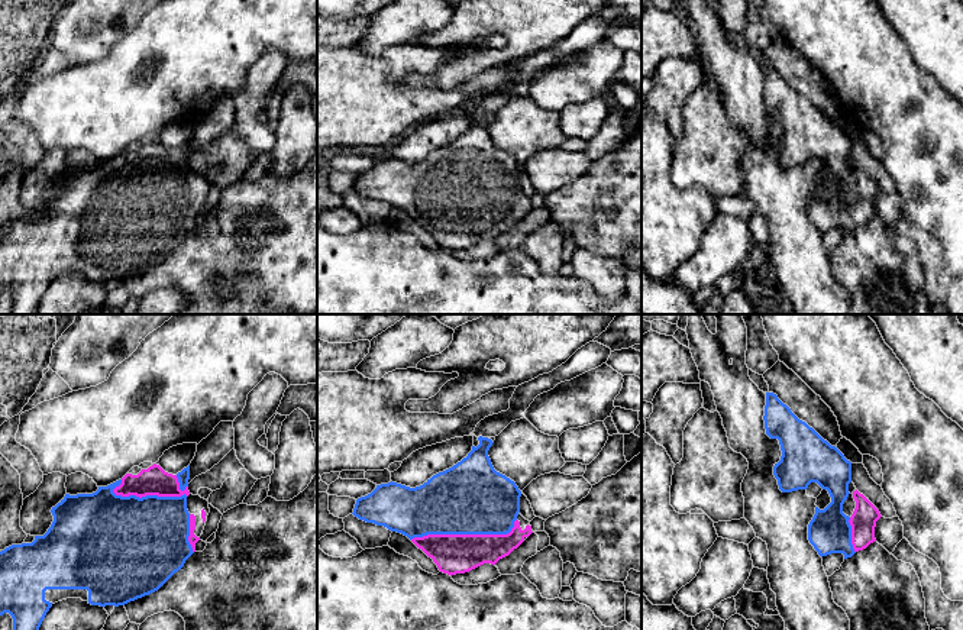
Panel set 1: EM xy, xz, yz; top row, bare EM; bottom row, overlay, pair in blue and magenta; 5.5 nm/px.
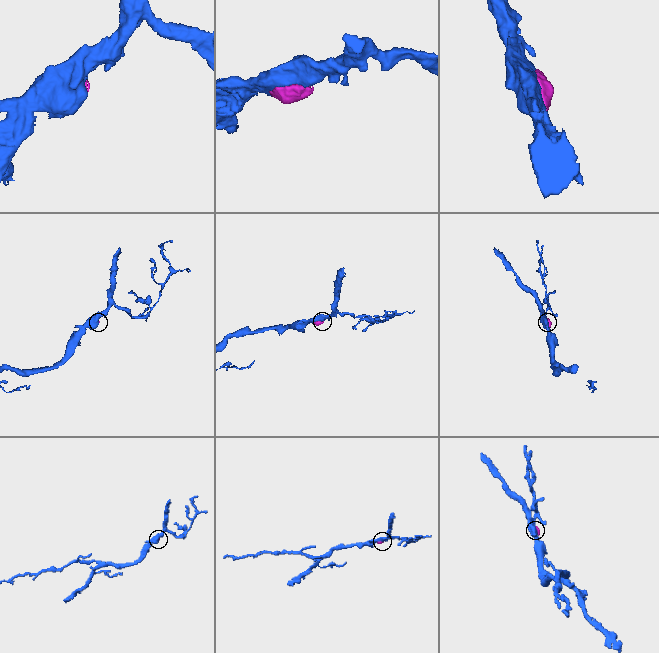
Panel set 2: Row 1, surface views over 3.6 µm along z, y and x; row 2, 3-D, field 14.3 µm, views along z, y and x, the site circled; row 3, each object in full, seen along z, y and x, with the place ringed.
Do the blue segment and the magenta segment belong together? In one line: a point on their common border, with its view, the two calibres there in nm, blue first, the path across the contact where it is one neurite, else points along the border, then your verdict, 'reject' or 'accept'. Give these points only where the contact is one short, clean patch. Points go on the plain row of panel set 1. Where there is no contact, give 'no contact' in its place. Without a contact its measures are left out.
contact xy (149, 171); calibres 480 and 160 nm; accept

